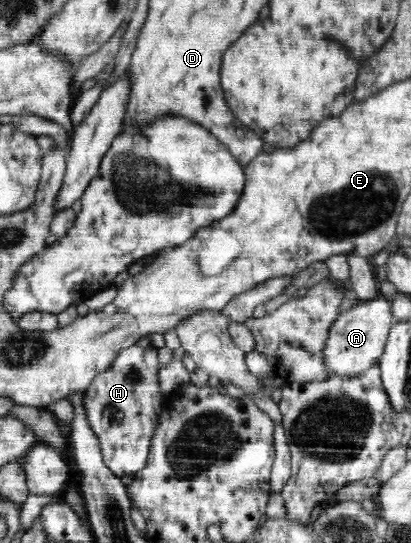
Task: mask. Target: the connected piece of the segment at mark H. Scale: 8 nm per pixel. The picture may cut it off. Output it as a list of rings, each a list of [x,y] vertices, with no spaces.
[[[136,344],[120,350],[112,365],[99,373],[85,390],[83,406],[87,422],[97,433],[104,463],[116,477],[133,475],[144,469],[148,459],[164,395],[158,384],[158,350],[153,345],[140,347]]]

